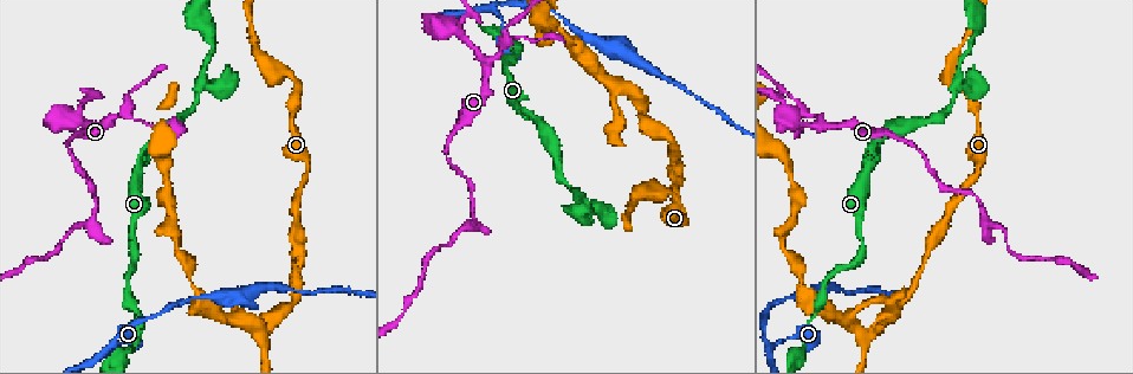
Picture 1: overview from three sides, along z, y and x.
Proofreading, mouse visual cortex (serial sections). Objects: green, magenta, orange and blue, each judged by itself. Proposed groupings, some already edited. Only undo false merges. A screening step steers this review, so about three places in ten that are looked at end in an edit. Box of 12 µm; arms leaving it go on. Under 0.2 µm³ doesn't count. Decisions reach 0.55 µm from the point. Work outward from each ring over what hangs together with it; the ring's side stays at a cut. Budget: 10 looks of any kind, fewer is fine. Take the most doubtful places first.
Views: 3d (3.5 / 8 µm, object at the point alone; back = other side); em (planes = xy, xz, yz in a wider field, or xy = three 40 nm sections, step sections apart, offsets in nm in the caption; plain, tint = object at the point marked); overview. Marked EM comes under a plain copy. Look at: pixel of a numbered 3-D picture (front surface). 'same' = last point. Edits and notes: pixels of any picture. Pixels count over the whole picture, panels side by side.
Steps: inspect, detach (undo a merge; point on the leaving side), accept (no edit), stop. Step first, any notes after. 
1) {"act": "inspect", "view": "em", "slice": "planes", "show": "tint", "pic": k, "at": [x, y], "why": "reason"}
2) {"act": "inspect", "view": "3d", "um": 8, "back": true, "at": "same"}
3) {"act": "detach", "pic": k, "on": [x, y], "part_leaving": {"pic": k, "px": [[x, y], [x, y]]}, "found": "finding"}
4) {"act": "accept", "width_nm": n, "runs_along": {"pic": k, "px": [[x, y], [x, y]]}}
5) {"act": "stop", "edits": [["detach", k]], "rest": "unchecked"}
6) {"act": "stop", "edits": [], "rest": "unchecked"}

{"act": "inspect", "view": "3d", "um": 8, "pic": 1, "at": [800, 350]}

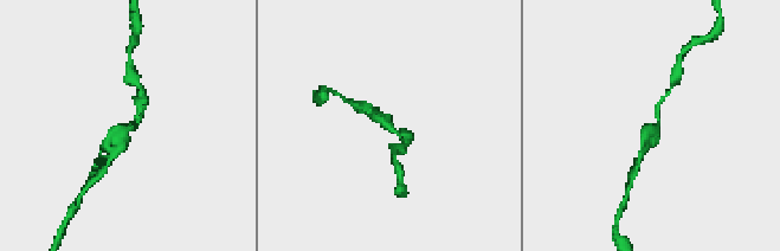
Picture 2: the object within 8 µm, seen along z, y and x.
{"act": "inspect", "view": "em", "slice": "xy", "step": 1, "show": "tint", "pic": 2, "at": [390, 130], "why": "need the tissue"}

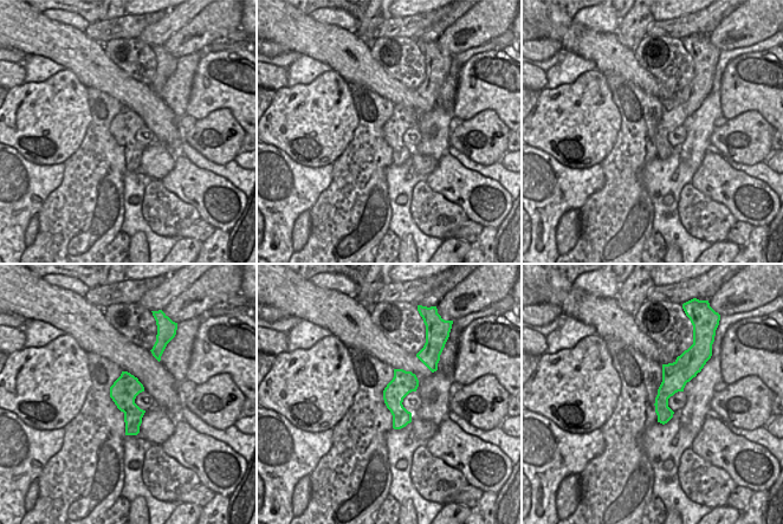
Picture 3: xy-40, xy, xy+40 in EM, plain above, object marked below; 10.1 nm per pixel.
{"act": "accept", "arms": 3, "runs_along": {"pic": 3, "px": [[685, 356], [662, 420]]}, "found": "one cell here"}

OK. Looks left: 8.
{"act": "inspect", "view": "3d", "um": 3.5, "pic": 1, "at": [453, 28]}

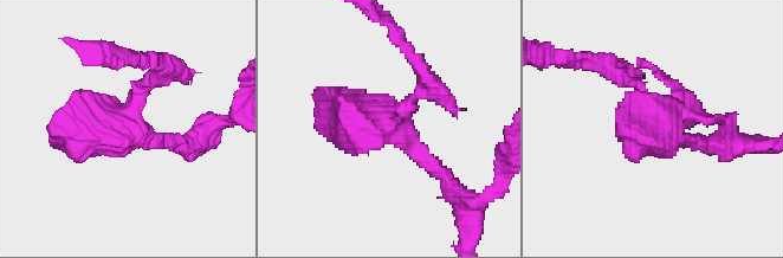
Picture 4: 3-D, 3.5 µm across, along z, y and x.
{"act": "inspect", "view": "em", "slice": "xy", "step": 2, "show": "tint", "pic": 4, "at": [128, 120], "why": "need the tissue"}

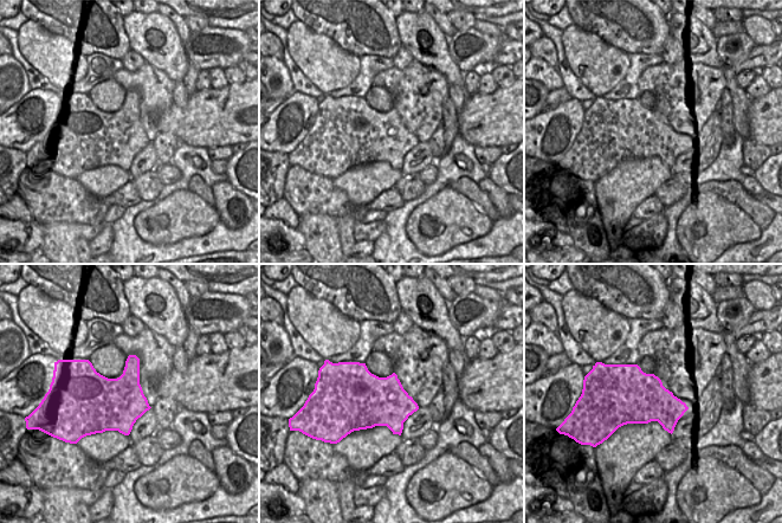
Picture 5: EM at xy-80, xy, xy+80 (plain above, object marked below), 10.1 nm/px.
{"act": "detach", "pic": 4, "on": [623, 68], "part_leaving": {"pic": 4, "px": [[641, 90], [601, 60], [574, 68]]}, "found": "two cells meet here"}

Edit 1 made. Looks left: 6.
{"act": "inspect", "view": "3d", "um": 3.5, "pic": 1, "at": [274, 318], "why": "thick turns thin"}

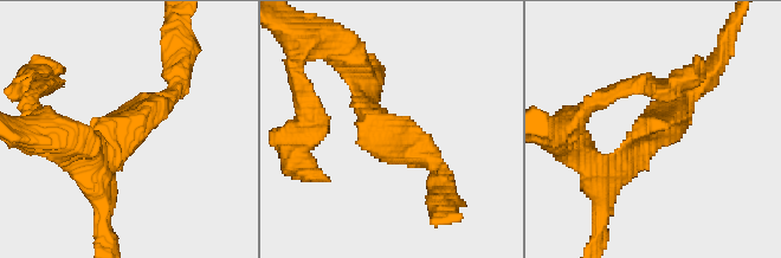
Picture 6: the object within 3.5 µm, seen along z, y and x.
{"act": "inspect", "view": "em", "slice": "xy", "step": 5, "show": "tint", "pic": 6, "at": [646, 136]}

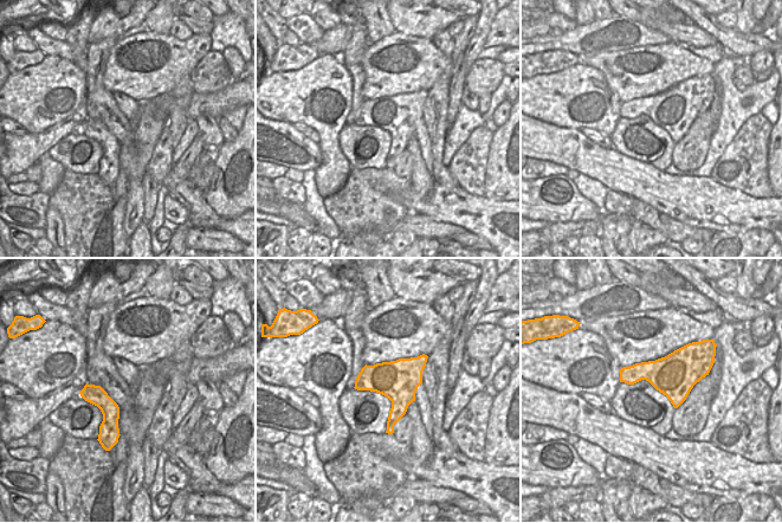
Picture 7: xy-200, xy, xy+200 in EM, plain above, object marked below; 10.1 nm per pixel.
{"act": "accept", "runs_along": {"pic": 6, "px": [[694, 91], [602, 179]]}, "found": "all the same cell"}

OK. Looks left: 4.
{"act": "inspect", "view": "3d", "um": 3.5, "pic": 1, "at": [192, 283], "why": "thick turns thin"}

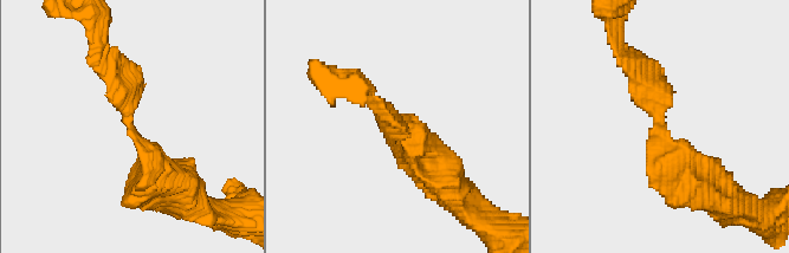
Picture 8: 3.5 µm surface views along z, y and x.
{"act": "inspect", "view": "em", "slice": "xy", "step": 5, "show": "tint", "pic": 8, "at": [132, 125], "arm_widths_nm": [200, 450], "why": "shape alone is not enough"}

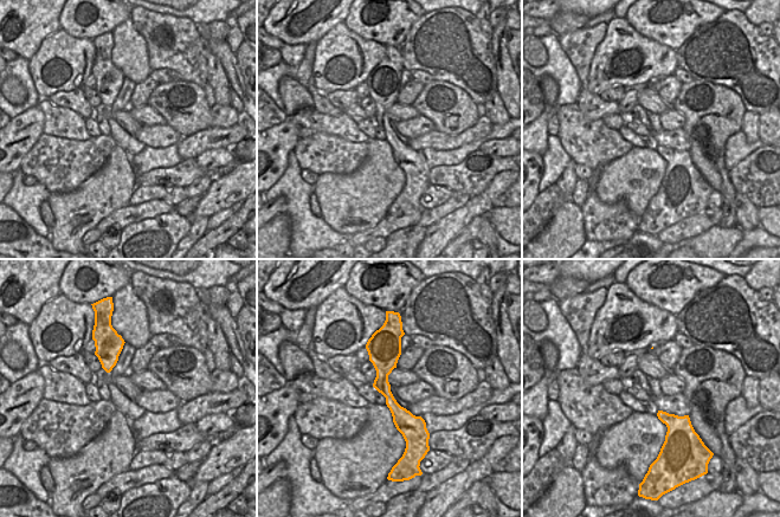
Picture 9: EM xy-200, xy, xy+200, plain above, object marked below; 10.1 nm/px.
{"act": "inspect", "view": "em", "slice": "xy", "step": 2, "show": "tint", "at": "same"}

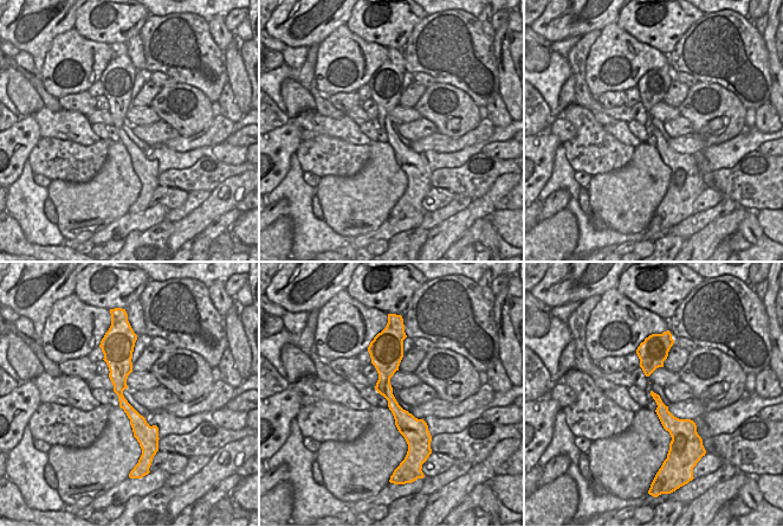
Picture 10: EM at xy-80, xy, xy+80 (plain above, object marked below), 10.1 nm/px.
{"act": "accept", "width_nm": 170, "runs_along": {"pic": 10, "px": [[384, 344], [384, 389], [411, 442]]}, "found": "continuous, no second cell"}

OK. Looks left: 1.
{"act": "stop", "edits": [["detach", 4]], "rest": "unchecked"}

